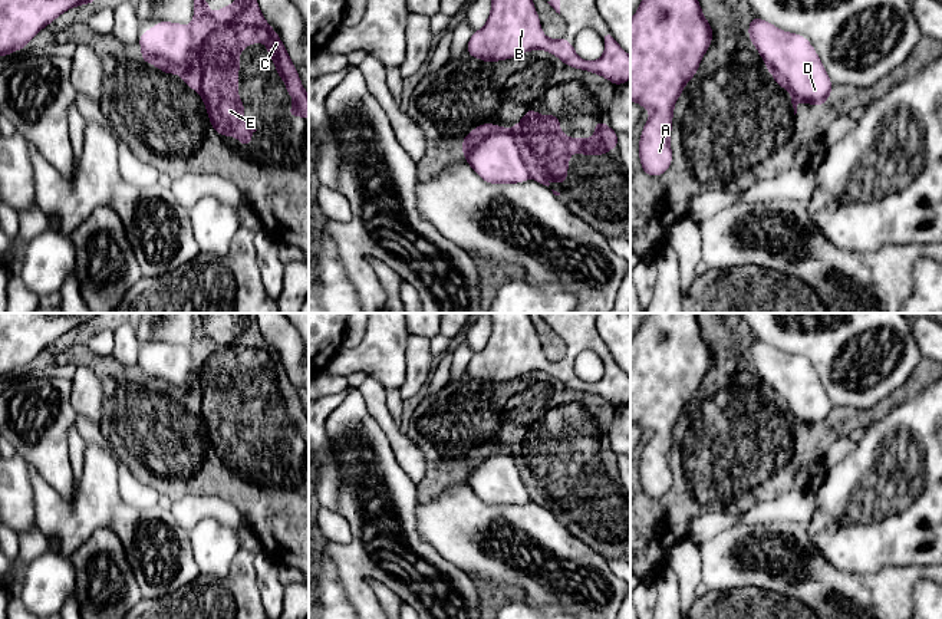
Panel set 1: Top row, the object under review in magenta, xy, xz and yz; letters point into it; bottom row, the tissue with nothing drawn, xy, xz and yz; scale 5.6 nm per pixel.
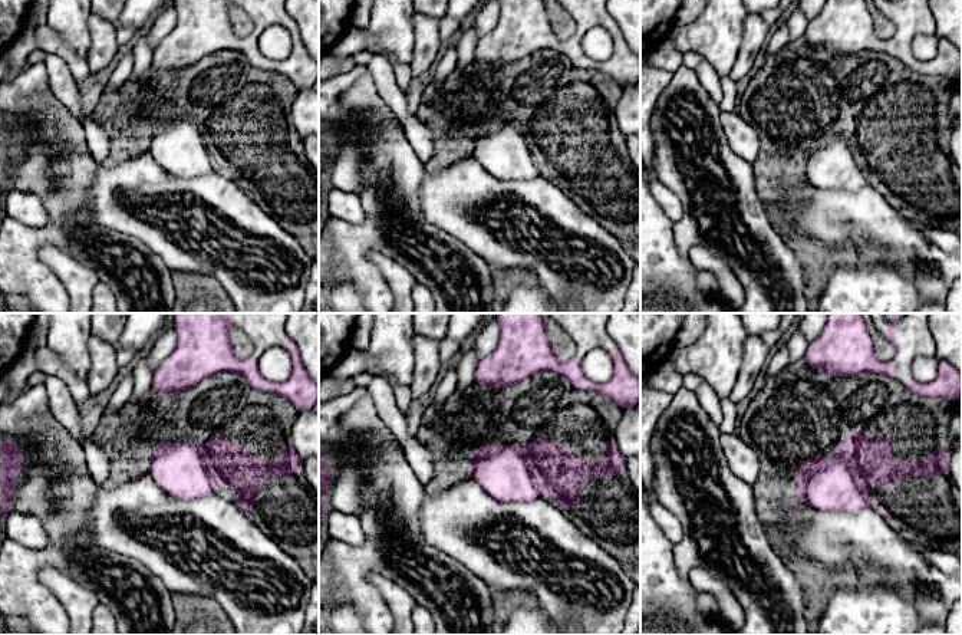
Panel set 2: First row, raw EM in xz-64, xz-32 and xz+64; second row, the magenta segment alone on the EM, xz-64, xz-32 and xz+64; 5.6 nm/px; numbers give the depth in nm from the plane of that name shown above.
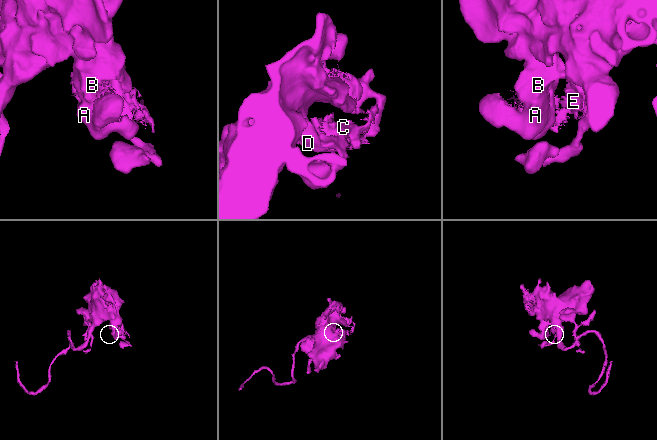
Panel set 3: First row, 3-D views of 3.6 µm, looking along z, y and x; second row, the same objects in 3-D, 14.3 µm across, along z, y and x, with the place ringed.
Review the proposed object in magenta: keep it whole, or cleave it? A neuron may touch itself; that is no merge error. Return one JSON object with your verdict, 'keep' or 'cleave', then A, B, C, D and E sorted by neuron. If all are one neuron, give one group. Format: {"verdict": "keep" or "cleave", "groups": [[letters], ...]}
{"verdict": "cleave", "groups": [["A", "B", "D"], ["C", "E"]]}

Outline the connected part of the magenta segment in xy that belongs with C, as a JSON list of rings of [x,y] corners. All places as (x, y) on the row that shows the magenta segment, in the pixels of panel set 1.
[[[194,0],[190,26],[192,46],[184,63],[152,56],[144,49],[141,59],[165,75],[178,73],[202,98],[215,134],[236,136],[243,146],[248,146],[257,129],[246,126],[244,102],[238,99],[240,52],[264,40],[277,76],[284,80],[286,90],[294,101],[289,115],[309,119],[309,95],[281,39],[261,14],[257,0],[236,0],[234,4],[220,4],[220,9],[211,13],[205,0]]]

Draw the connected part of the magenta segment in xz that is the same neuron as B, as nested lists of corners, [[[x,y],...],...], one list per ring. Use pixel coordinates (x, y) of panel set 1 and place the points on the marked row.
[[[493,0],[488,20],[482,29],[472,32],[467,53],[490,65],[530,50],[546,50],[573,69],[600,75],[616,86],[628,83],[630,56],[609,30],[602,39],[605,42],[602,57],[594,62],[583,60],[564,36],[549,39],[541,32],[533,0]]]

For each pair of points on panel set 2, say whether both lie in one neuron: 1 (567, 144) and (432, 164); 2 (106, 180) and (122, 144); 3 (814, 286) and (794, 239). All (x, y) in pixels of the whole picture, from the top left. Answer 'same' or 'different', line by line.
1: same
2: different
3: same

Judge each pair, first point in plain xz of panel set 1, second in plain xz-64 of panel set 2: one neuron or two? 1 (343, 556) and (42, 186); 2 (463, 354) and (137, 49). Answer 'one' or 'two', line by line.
1: two
2: one

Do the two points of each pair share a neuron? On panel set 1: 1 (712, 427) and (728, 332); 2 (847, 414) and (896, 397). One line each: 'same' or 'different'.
1: same
2: same

